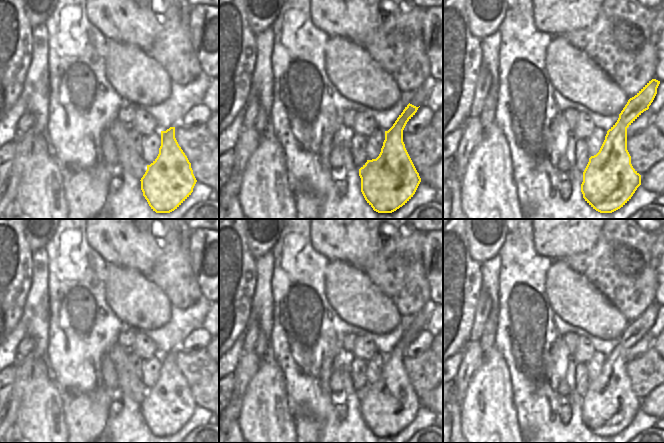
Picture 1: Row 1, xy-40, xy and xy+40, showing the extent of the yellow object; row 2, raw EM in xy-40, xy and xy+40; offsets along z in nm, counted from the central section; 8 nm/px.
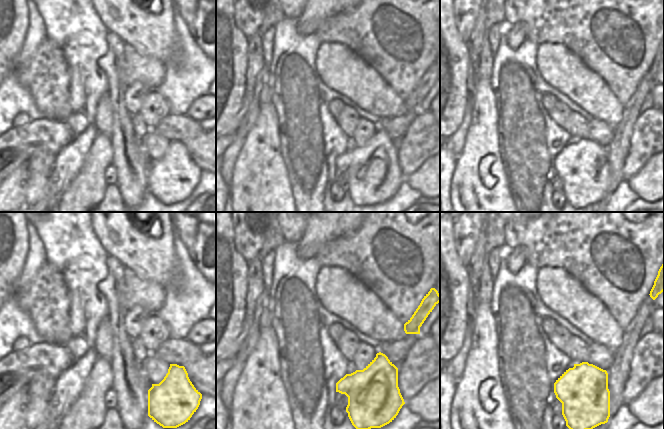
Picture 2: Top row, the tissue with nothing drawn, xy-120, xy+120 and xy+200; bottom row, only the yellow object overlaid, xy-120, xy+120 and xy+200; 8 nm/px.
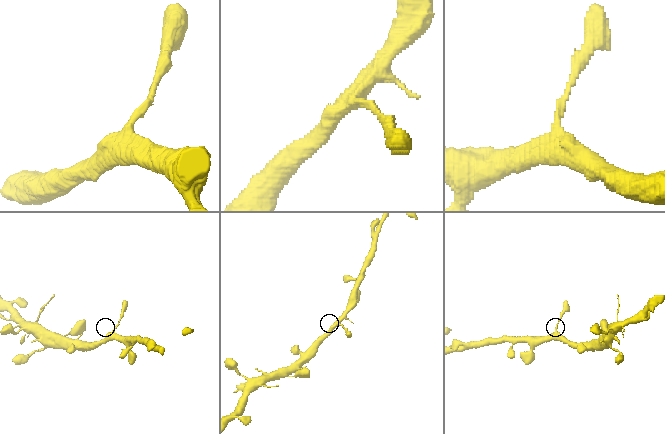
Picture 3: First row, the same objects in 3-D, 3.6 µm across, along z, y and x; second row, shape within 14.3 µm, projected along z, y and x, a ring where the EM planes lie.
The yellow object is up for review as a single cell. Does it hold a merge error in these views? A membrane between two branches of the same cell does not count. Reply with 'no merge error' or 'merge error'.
no merge error

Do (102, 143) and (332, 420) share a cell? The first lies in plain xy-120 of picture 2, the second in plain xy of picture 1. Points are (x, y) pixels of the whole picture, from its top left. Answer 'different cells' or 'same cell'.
different cells

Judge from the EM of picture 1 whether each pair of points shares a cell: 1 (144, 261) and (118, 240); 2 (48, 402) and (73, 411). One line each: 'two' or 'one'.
1: one
2: two

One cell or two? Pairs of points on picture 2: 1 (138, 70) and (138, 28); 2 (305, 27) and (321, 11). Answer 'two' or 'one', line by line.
1: two
2: one

